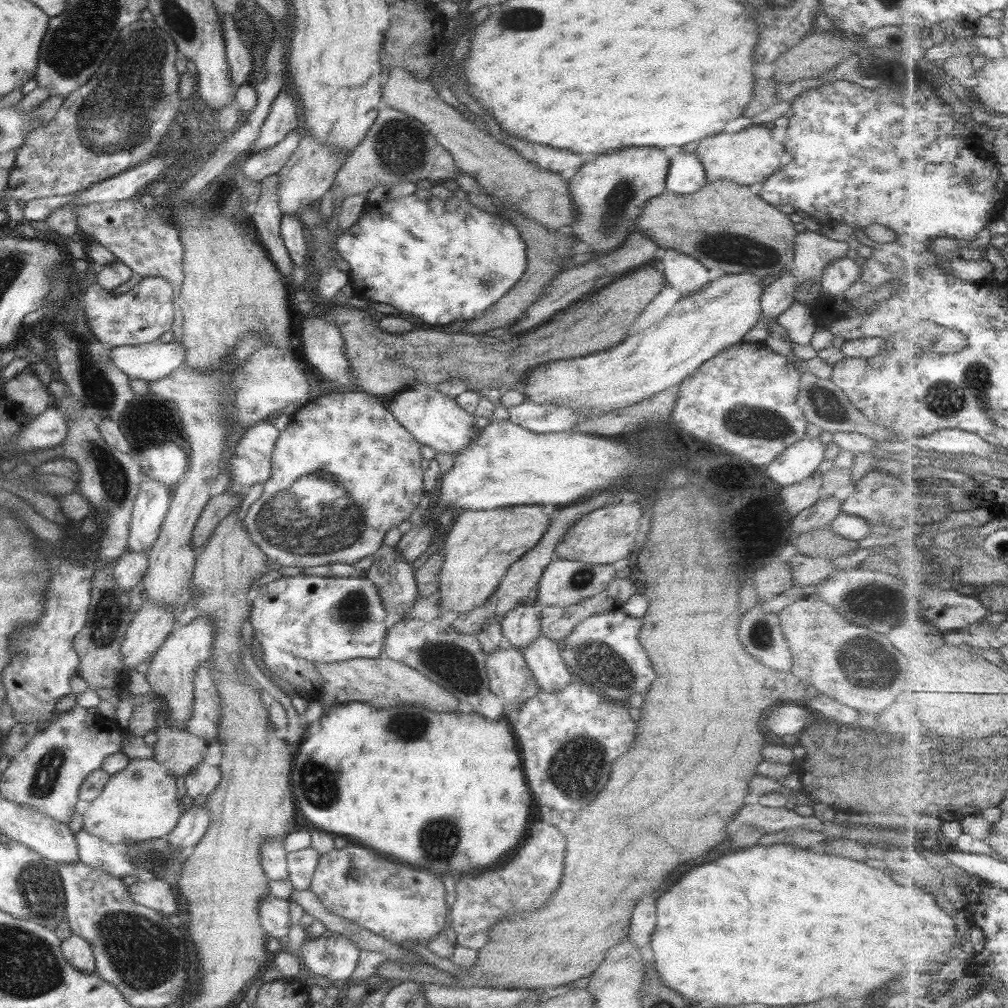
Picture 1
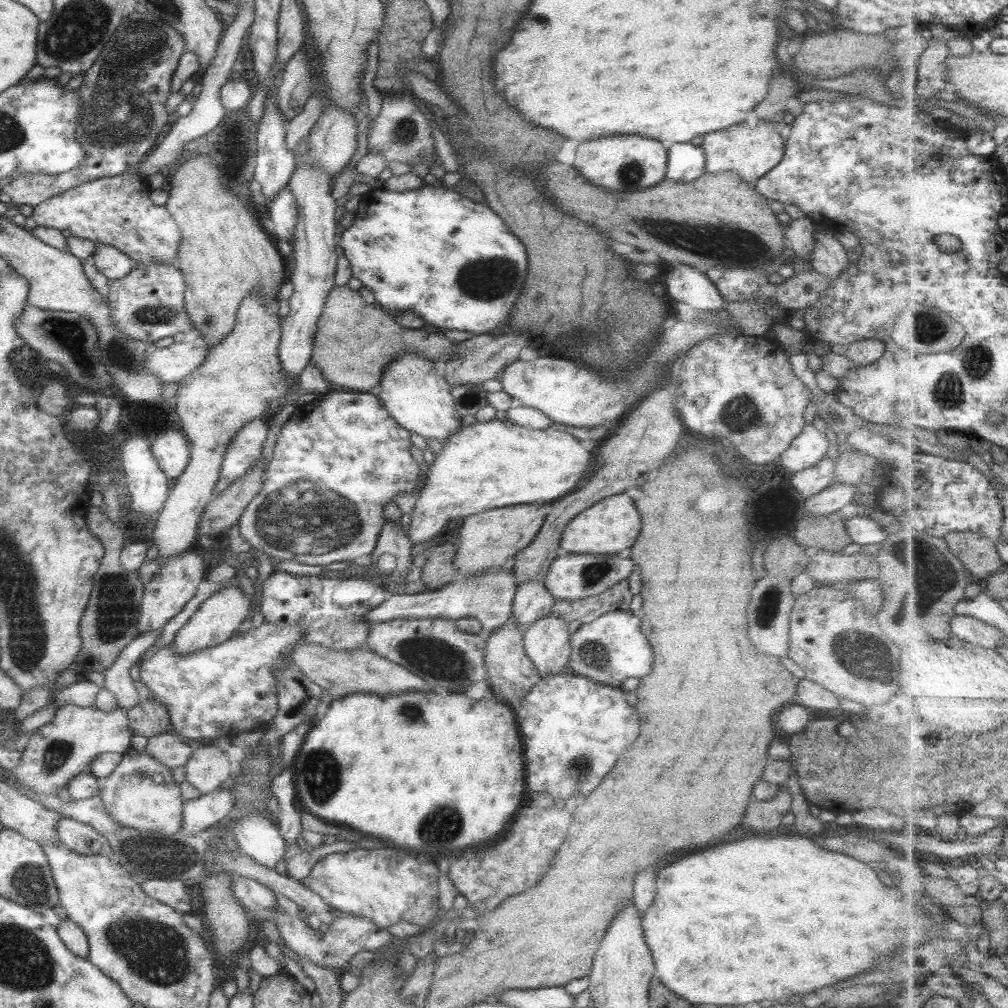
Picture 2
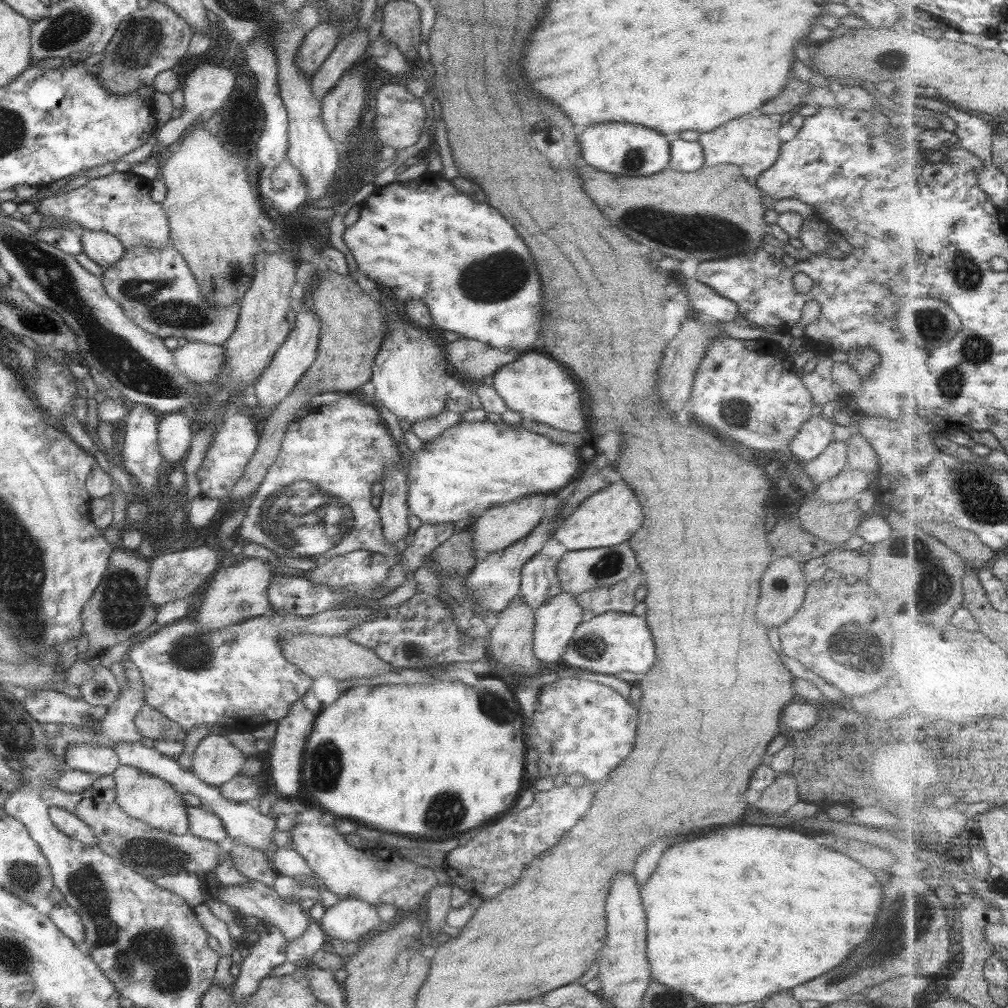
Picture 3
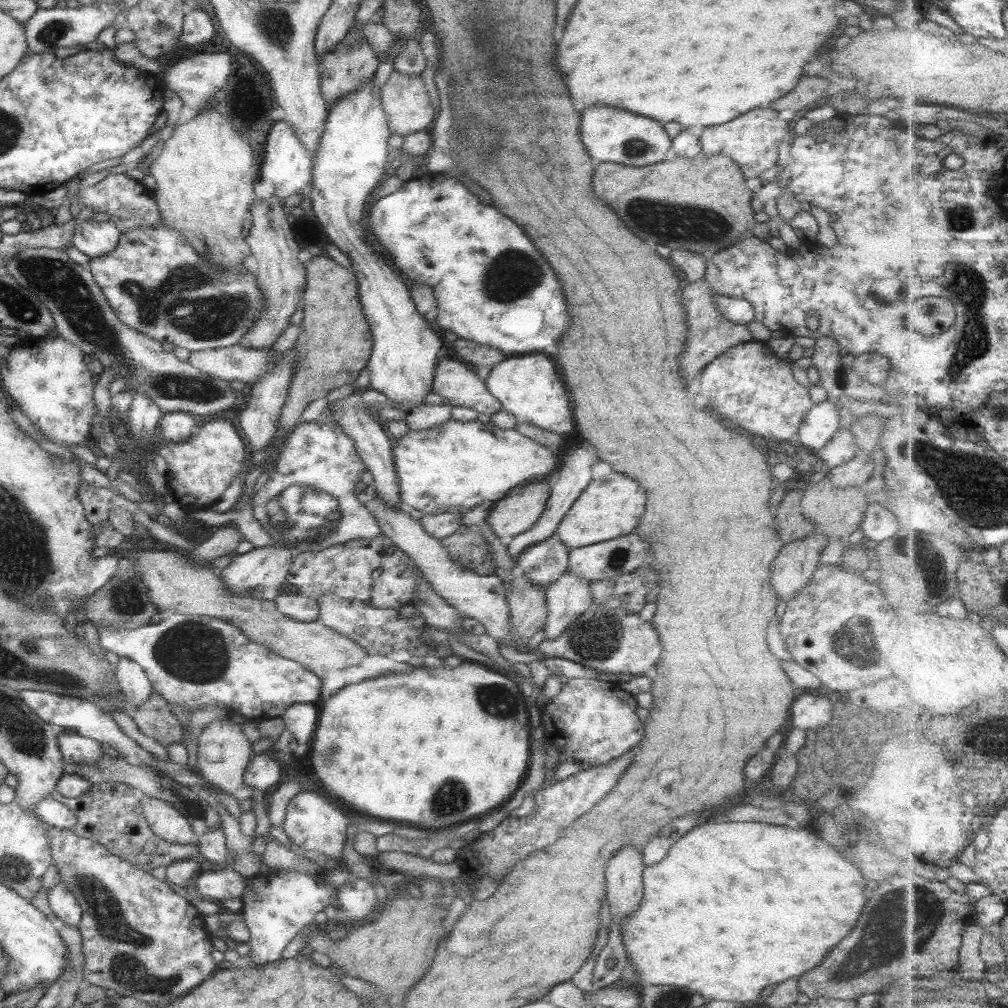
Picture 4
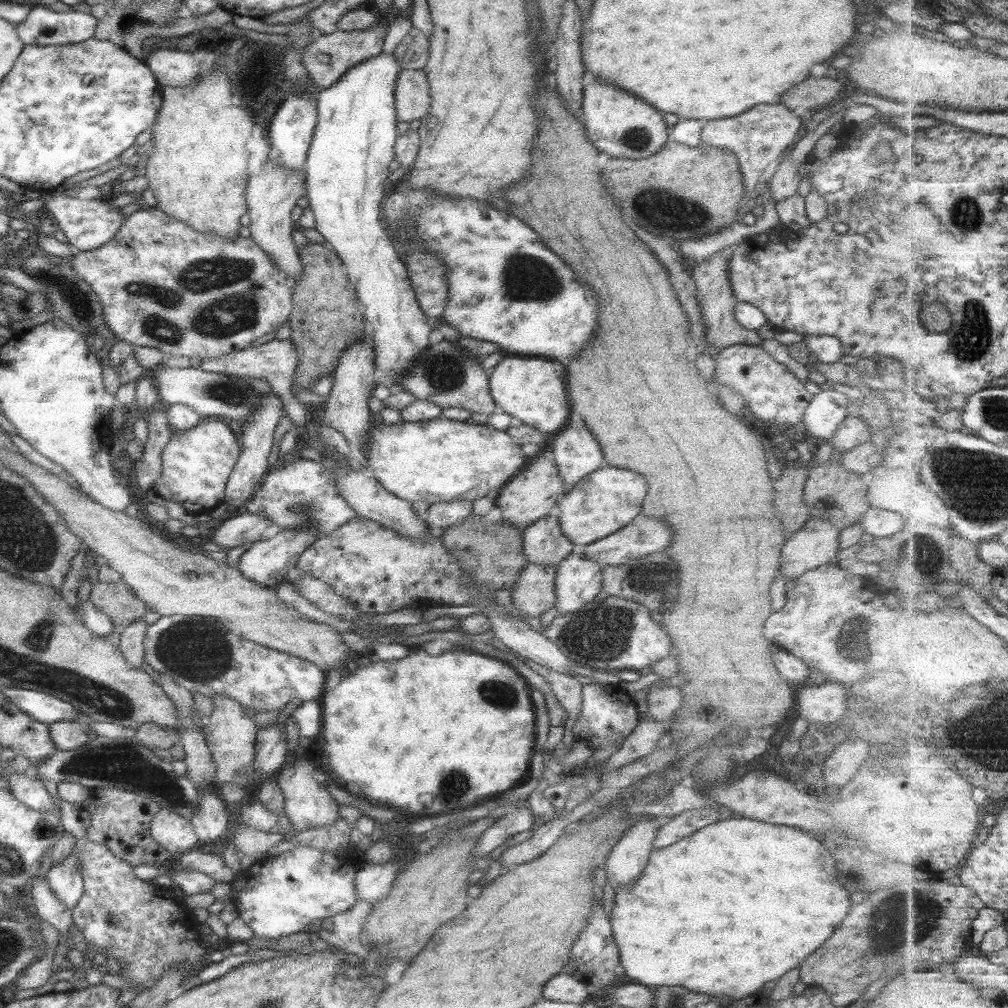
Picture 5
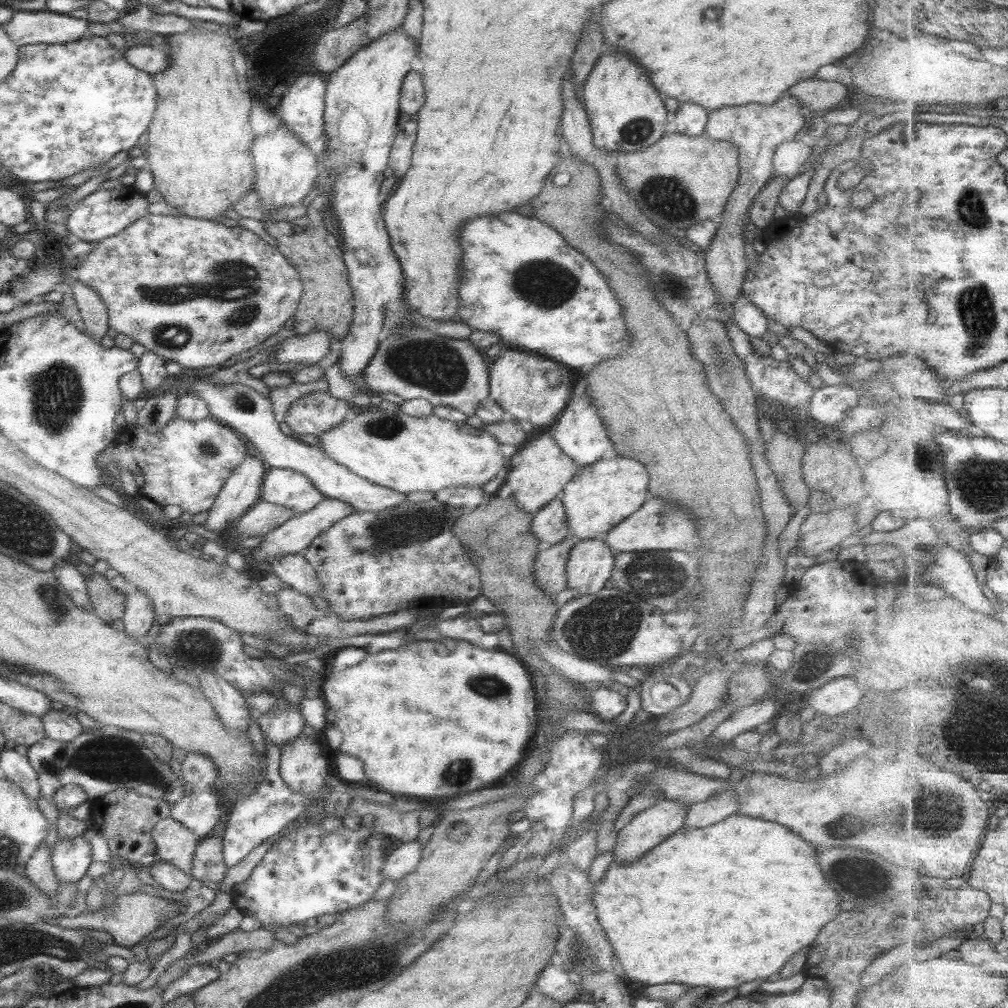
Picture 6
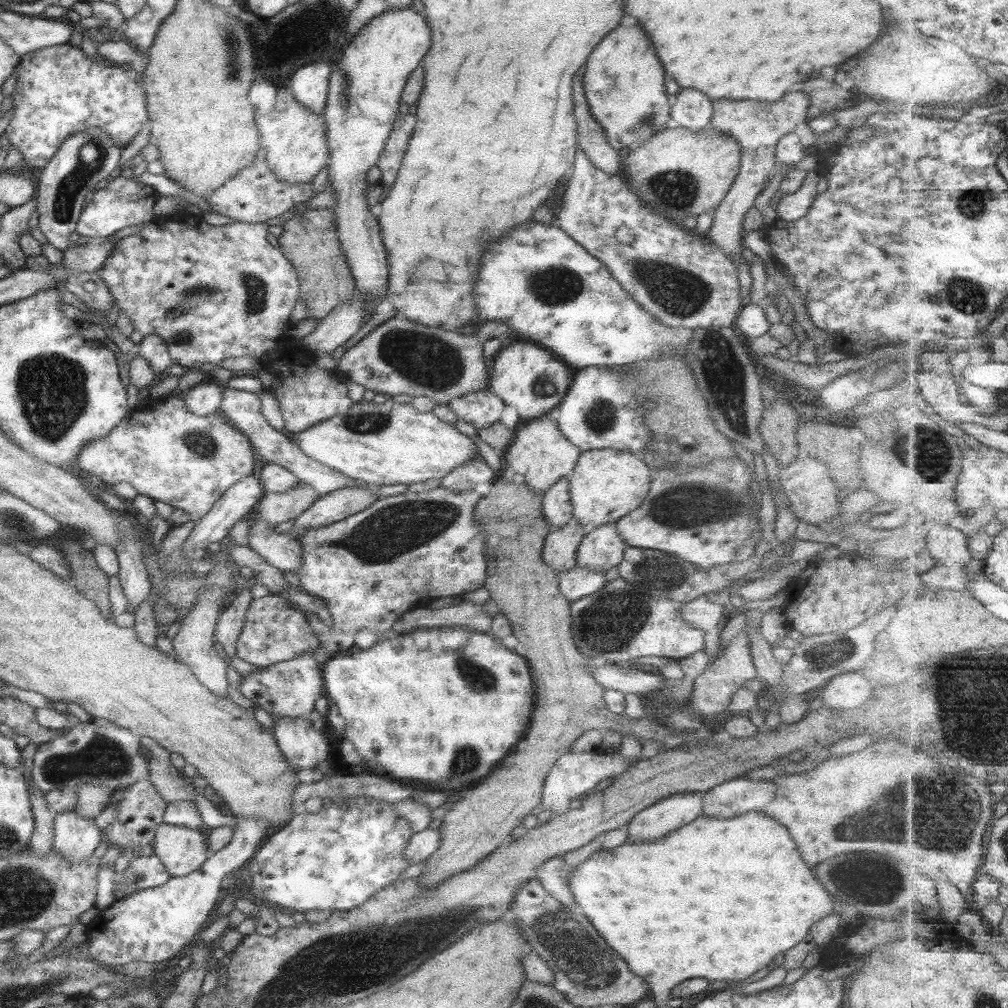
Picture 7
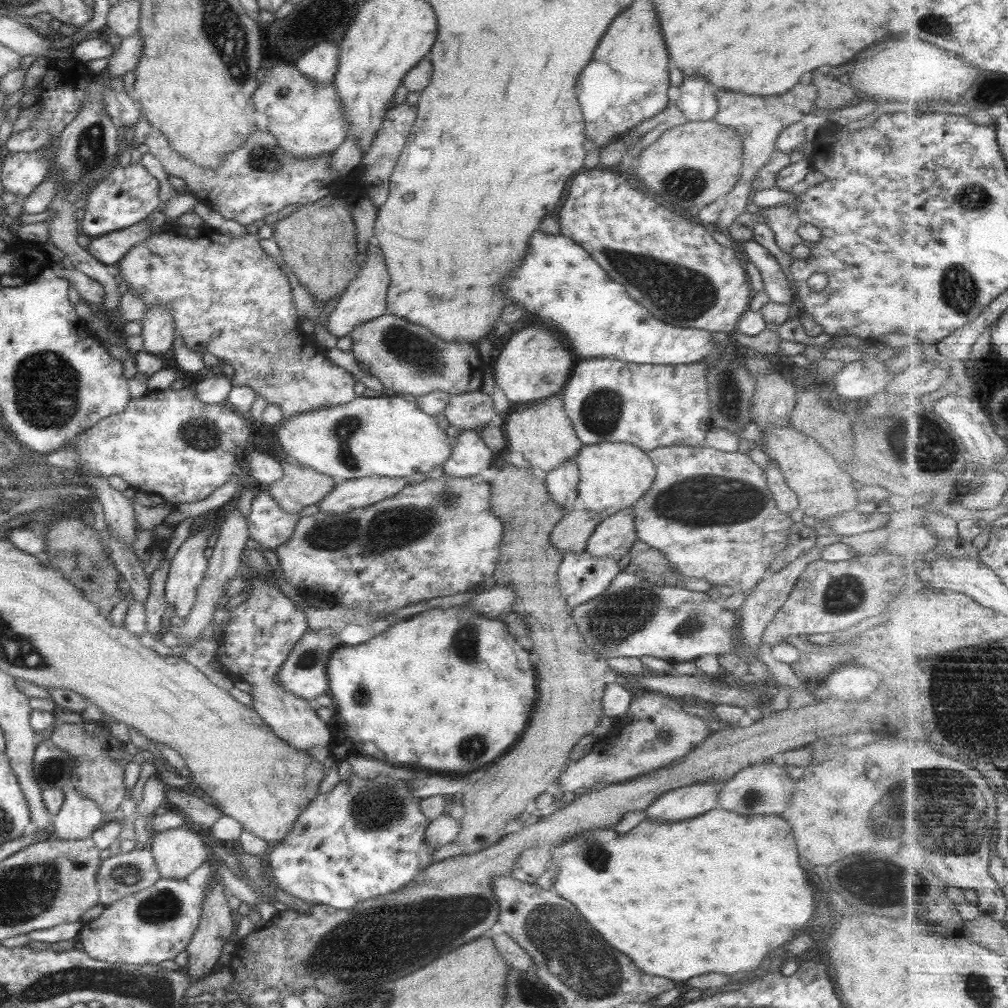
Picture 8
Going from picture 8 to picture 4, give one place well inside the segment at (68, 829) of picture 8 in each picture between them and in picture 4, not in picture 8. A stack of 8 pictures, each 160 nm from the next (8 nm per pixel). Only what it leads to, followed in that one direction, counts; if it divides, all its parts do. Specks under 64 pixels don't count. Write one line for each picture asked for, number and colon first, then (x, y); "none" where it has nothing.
4: (60, 901)
5: (64, 879)
6: (69, 859)
7: (74, 838)

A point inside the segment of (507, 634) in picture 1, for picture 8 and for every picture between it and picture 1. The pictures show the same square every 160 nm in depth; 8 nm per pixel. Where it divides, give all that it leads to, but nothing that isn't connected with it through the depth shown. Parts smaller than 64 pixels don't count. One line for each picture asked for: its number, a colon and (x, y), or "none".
2: (530, 602)
3: (538, 582)
4: (541, 564)
5: (542, 542)
6: (548, 525)
7: (555, 507)
8: (560, 483)

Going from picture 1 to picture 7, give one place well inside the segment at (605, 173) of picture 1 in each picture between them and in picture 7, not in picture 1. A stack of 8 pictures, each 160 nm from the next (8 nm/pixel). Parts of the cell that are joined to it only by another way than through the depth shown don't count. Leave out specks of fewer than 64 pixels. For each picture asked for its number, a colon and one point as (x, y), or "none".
2: (629, 163)
3: (623, 149)
4: (607, 135)
5: (618, 124)
6: (625, 114)
7: (622, 82)

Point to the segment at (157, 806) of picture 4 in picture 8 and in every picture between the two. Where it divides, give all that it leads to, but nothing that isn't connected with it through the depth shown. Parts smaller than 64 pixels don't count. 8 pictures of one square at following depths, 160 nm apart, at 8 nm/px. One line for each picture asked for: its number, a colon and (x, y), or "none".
5: (172, 832)
6: (175, 844)
7: (180, 850)
8: (177, 852)

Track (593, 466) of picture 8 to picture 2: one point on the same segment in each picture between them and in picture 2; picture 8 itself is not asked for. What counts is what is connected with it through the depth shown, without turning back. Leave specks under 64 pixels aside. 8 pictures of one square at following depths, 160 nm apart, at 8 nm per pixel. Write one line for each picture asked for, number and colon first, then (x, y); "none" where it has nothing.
2: (610, 526)
3: (609, 517)
4: (609, 508)
5: (602, 502)
6: (600, 495)
7: (606, 484)

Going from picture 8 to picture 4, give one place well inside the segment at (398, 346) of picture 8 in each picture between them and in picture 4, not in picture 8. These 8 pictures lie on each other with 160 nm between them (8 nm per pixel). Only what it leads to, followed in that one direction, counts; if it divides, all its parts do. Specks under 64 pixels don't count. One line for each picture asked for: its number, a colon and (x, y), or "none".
4: (457, 383)
5: (443, 374)
6: (411, 363)
7: (399, 357)

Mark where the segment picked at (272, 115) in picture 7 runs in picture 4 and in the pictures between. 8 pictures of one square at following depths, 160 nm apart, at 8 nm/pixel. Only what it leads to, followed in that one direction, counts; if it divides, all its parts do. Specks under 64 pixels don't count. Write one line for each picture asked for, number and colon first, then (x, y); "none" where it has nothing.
4: (280, 272)
5: (269, 197)
6: (285, 169)

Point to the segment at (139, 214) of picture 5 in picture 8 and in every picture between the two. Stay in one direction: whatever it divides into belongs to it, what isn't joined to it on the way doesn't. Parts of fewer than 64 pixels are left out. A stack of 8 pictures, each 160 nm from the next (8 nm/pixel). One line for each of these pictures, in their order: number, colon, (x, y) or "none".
6: (193, 292)
7: (210, 293)
8: (228, 298)

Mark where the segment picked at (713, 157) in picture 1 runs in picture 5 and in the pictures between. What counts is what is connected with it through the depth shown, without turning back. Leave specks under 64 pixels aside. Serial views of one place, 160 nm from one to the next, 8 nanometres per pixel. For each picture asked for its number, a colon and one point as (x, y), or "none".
2: (749, 150)
3: (750, 142)
4: (750, 140)
5: (762, 134)

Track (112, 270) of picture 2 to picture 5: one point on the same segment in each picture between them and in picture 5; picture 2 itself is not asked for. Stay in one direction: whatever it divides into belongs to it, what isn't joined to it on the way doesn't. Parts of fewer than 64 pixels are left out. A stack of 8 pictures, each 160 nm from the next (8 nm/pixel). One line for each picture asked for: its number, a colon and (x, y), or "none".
3: (103, 249)
4: (93, 239)
5: (86, 224)

